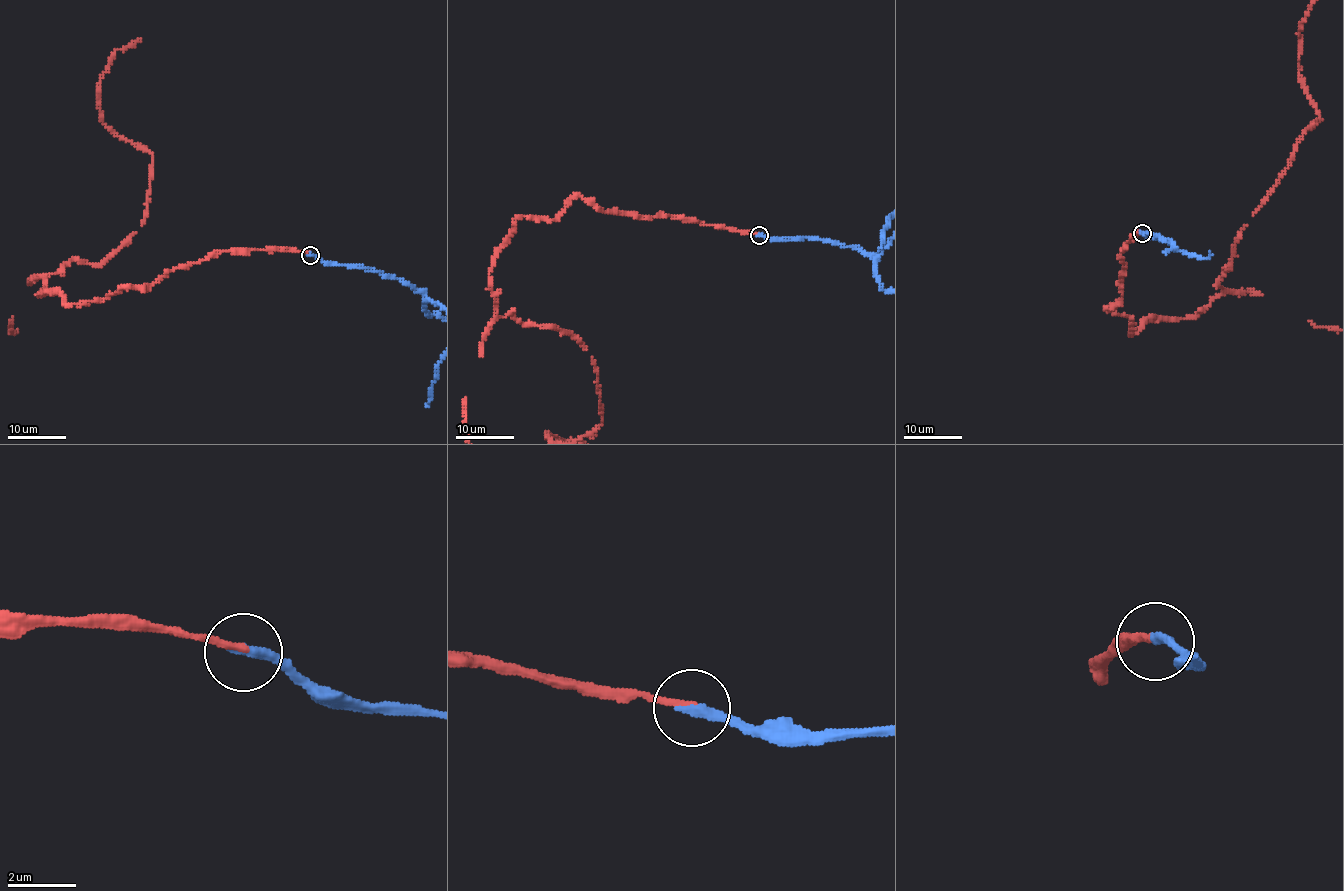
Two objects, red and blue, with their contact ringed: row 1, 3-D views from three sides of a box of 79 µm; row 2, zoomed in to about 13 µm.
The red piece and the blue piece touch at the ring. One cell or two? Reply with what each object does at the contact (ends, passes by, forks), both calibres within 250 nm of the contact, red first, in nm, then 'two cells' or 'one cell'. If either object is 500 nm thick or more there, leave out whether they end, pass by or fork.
red ends | blue ends | 180/300 nm | one cell

